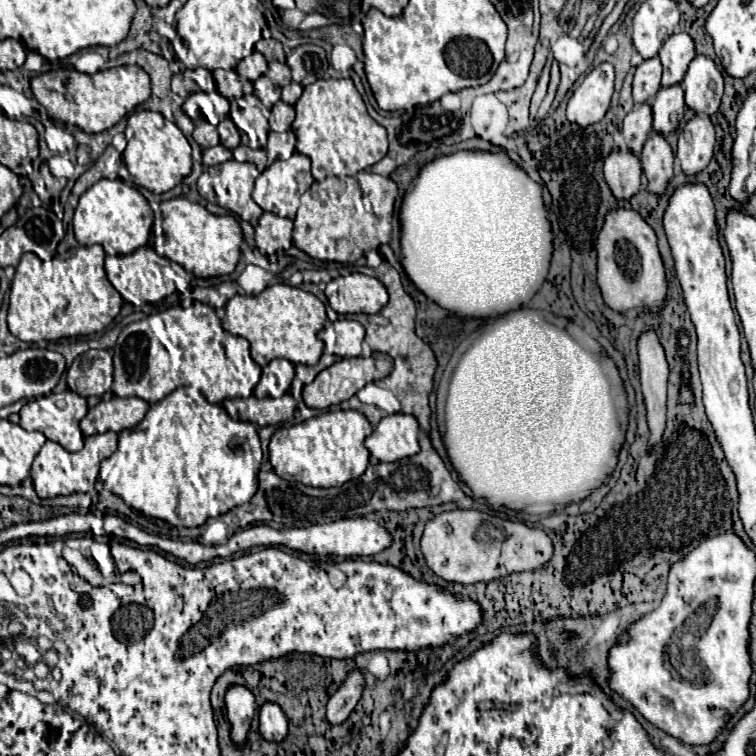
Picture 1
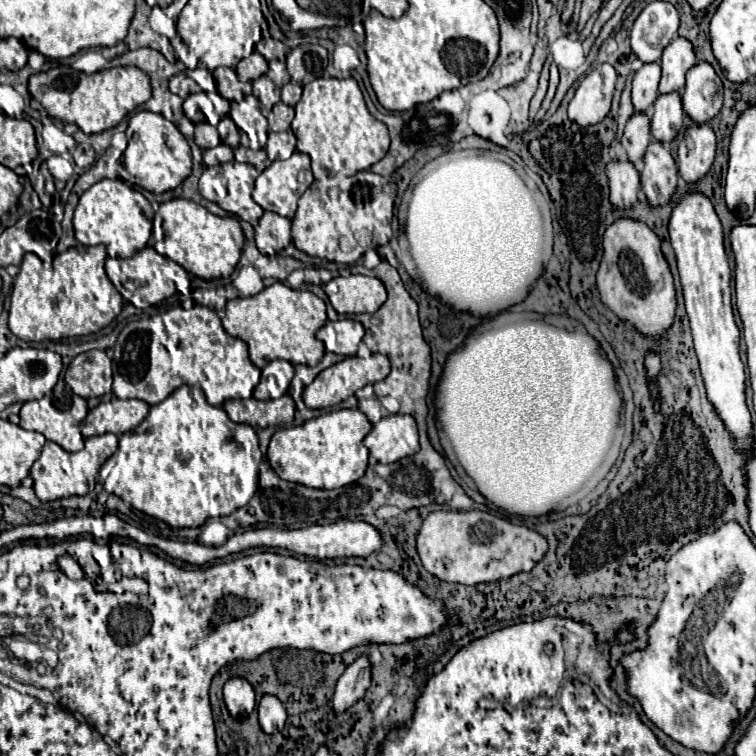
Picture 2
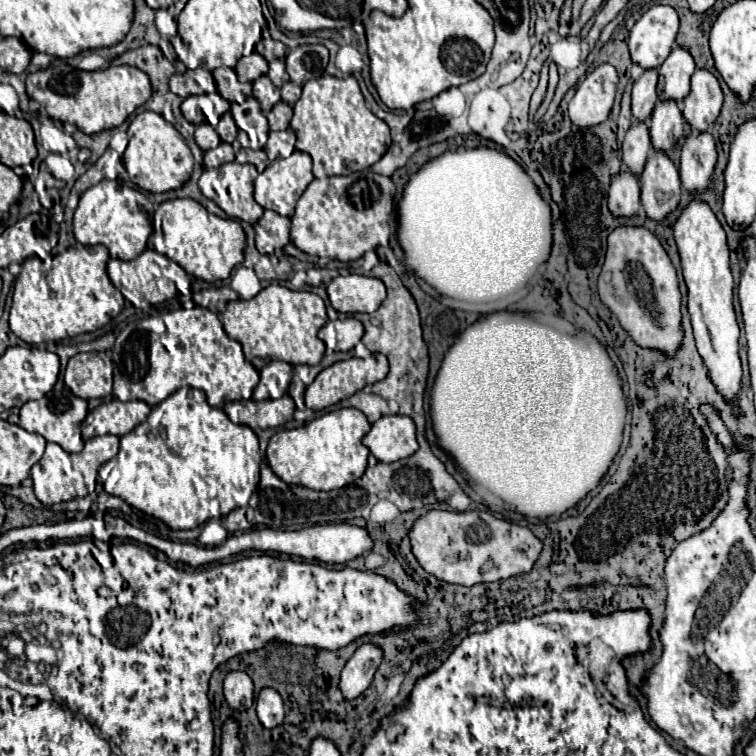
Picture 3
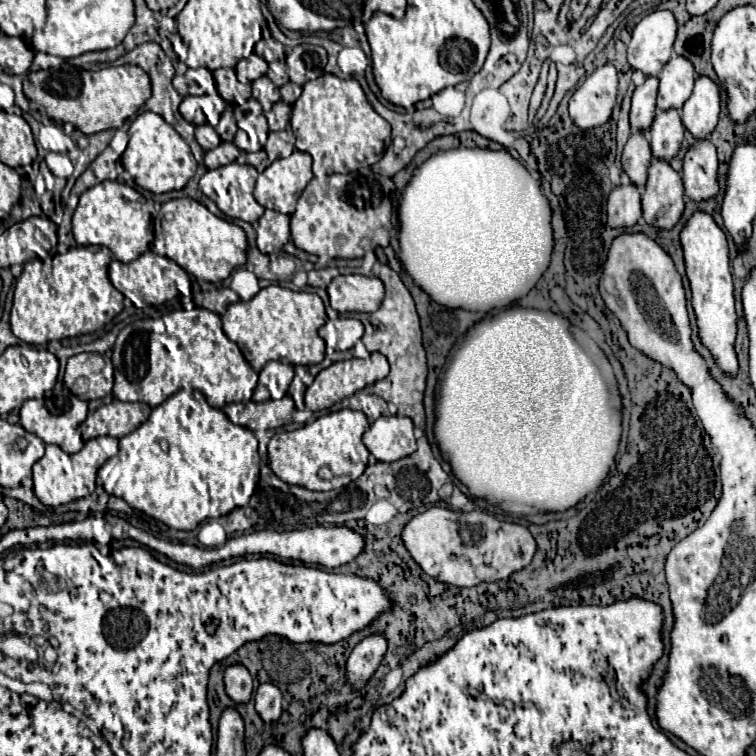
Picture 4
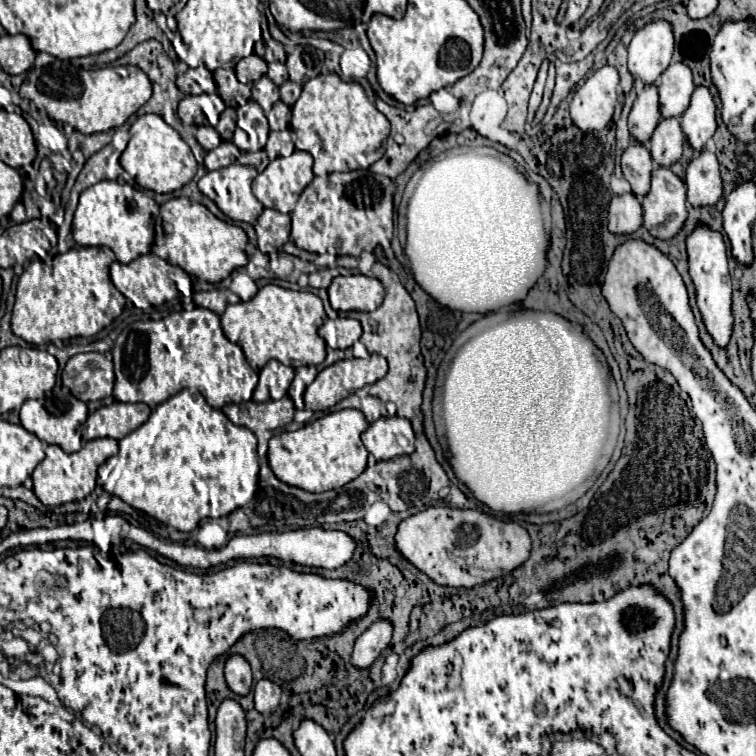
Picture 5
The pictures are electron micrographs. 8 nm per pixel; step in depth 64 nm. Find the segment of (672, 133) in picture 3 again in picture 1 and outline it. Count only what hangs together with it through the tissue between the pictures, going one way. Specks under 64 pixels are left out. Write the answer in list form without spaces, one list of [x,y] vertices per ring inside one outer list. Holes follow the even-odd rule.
[[[676,84],[670,88],[660,88],[660,92],[650,100],[654,122],[654,132],[660,132],[662,136],[674,132],[684,116],[684,90]]]

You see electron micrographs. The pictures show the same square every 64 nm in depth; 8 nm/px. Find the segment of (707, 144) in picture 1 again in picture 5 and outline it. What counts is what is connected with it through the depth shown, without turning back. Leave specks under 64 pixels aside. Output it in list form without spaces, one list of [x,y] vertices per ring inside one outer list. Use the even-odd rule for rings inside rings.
[[[704,150],[694,154],[686,168],[688,202],[692,206],[714,206],[722,198],[722,180],[718,160],[712,152]]]

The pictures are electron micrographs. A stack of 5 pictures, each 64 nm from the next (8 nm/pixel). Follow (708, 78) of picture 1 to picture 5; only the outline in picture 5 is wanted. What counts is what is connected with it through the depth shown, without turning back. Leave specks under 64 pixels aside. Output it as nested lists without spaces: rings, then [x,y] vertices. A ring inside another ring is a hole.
[[[698,86],[694,90],[690,108],[680,116],[680,126],[688,144],[696,152],[702,152],[706,148],[706,142],[716,132],[716,106],[708,88]]]

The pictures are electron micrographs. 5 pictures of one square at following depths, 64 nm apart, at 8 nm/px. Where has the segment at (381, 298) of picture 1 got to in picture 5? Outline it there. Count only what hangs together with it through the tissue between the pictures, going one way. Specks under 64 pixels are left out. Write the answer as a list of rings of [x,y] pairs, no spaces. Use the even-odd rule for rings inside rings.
[[[352,274],[334,278],[328,288],[328,296],[334,310],[372,312],[382,304],[384,288],[376,278]]]

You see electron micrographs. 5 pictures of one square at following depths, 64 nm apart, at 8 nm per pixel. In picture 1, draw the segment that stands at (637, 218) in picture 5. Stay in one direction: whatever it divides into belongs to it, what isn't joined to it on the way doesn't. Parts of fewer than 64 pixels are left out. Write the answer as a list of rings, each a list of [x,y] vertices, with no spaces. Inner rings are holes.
[[[614,150],[604,162],[604,176],[616,200],[628,200],[640,190],[642,168],[632,152]]]

